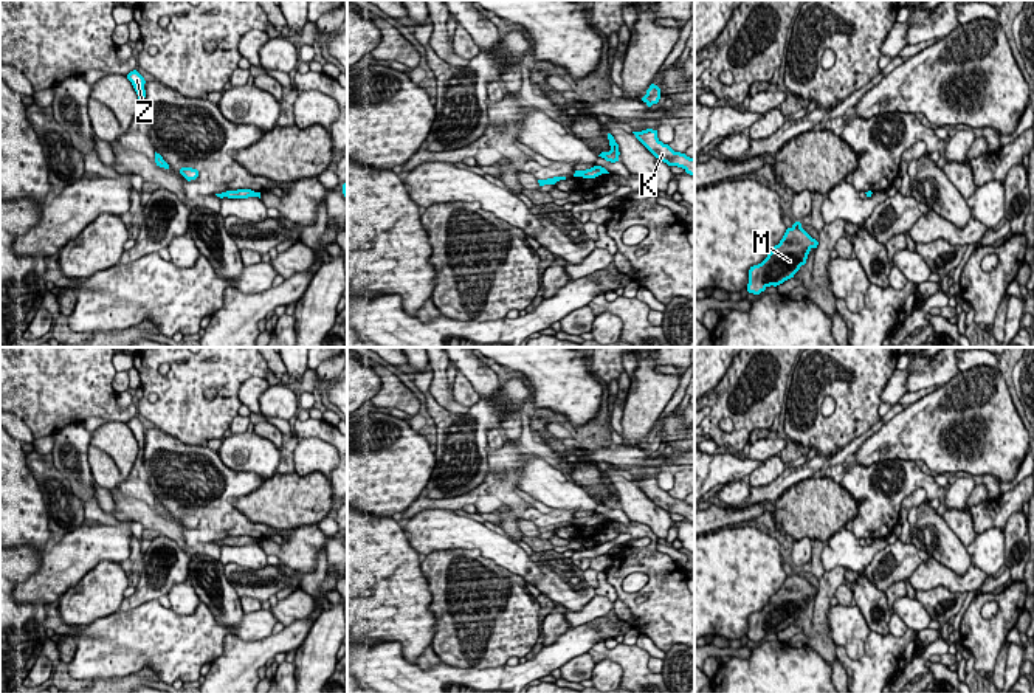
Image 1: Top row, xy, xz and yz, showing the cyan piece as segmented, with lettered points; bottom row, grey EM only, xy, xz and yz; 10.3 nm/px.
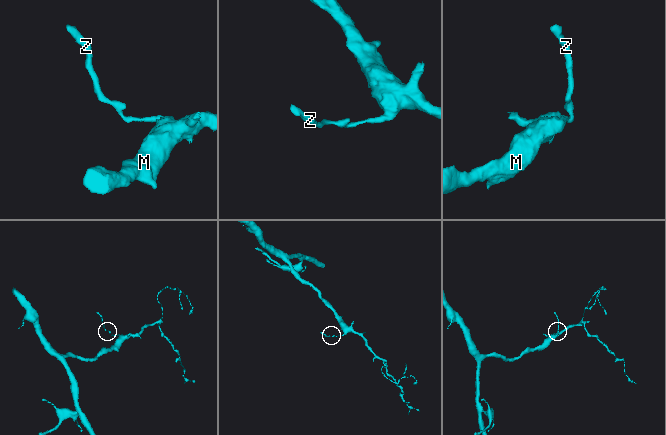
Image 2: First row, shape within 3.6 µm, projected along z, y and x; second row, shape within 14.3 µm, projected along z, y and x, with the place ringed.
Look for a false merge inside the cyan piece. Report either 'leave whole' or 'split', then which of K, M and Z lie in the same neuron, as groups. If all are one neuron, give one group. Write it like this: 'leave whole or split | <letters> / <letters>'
leave whole | K M Z

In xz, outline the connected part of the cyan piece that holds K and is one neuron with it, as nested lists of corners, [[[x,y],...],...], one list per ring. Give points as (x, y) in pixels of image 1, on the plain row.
[[[646,476],[642,479],[632,479],[636,485],[660,509],[668,513],[682,515],[687,521],[695,524],[695,505],[687,504],[685,501],[674,499],[668,491],[663,491],[657,485],[657,478]]]

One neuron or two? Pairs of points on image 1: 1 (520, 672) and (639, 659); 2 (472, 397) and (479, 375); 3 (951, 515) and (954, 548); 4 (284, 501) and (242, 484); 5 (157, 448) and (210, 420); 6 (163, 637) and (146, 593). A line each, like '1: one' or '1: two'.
1: two
2: two
3: two
4: two
5: two
6: two

